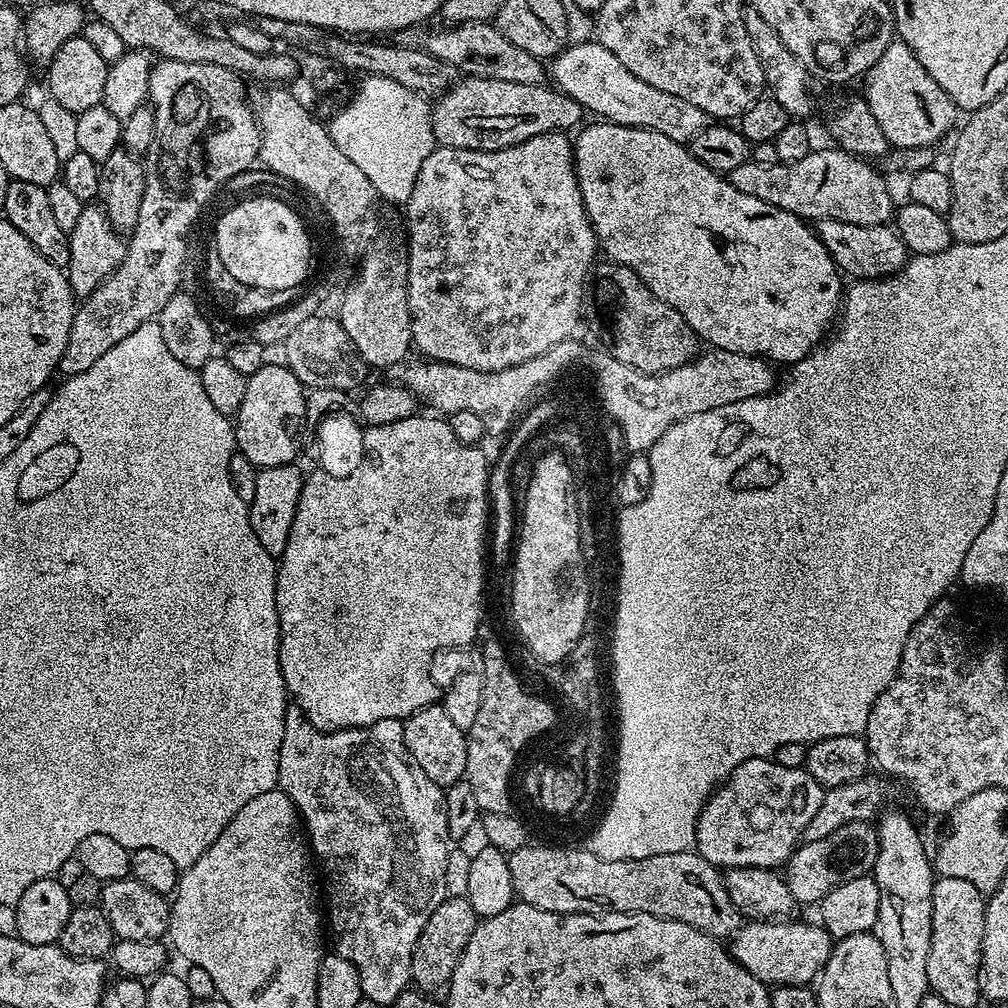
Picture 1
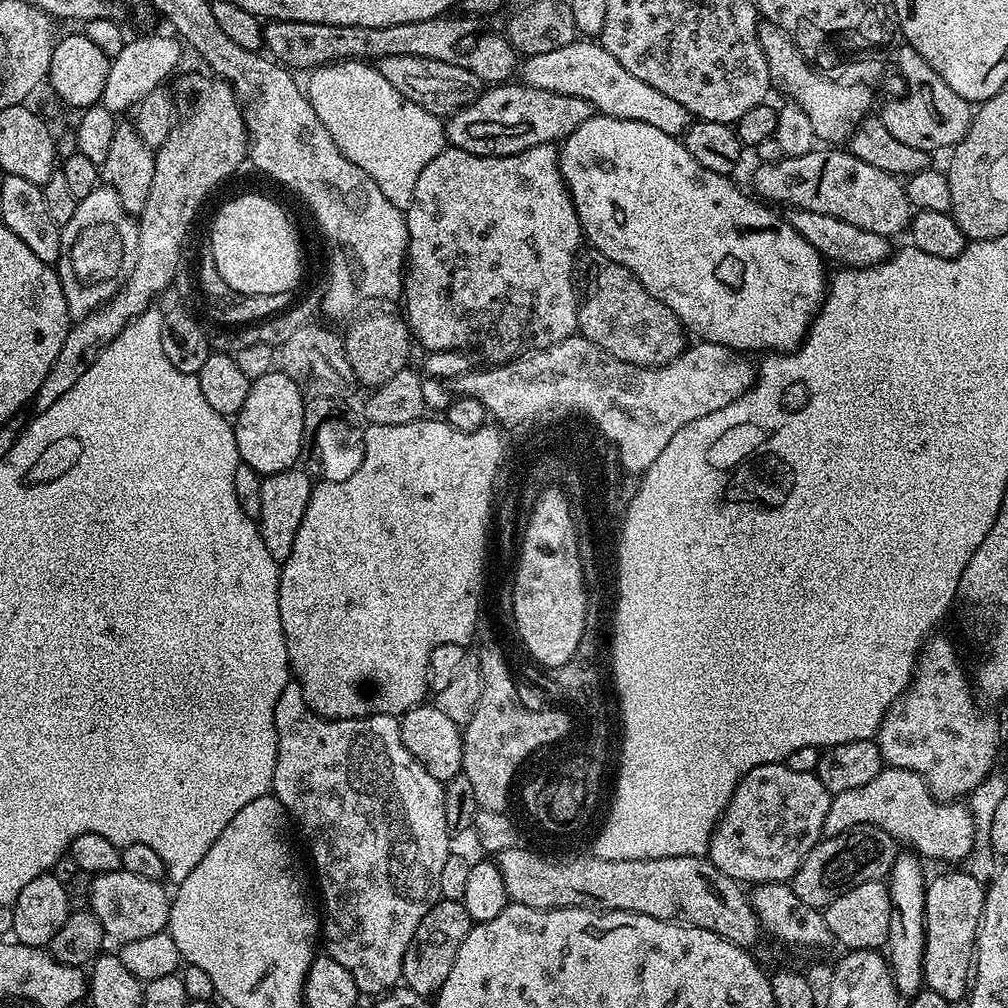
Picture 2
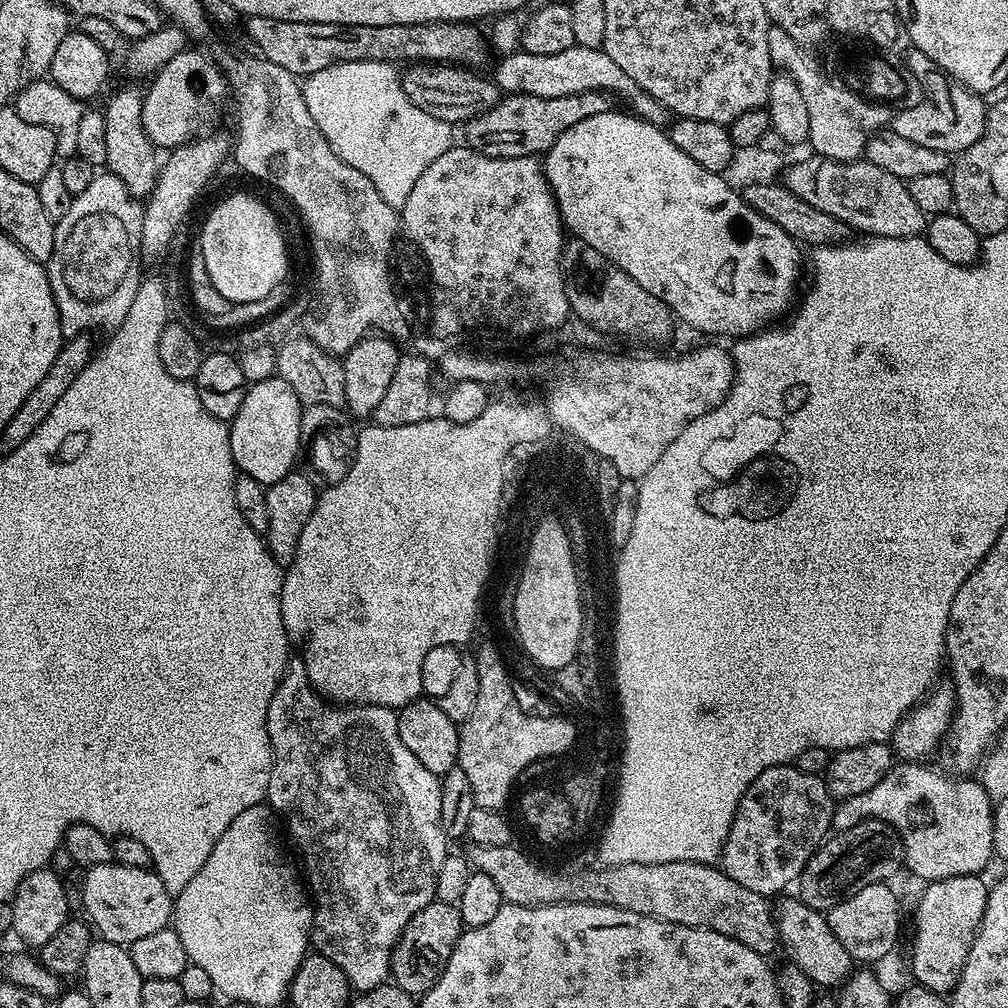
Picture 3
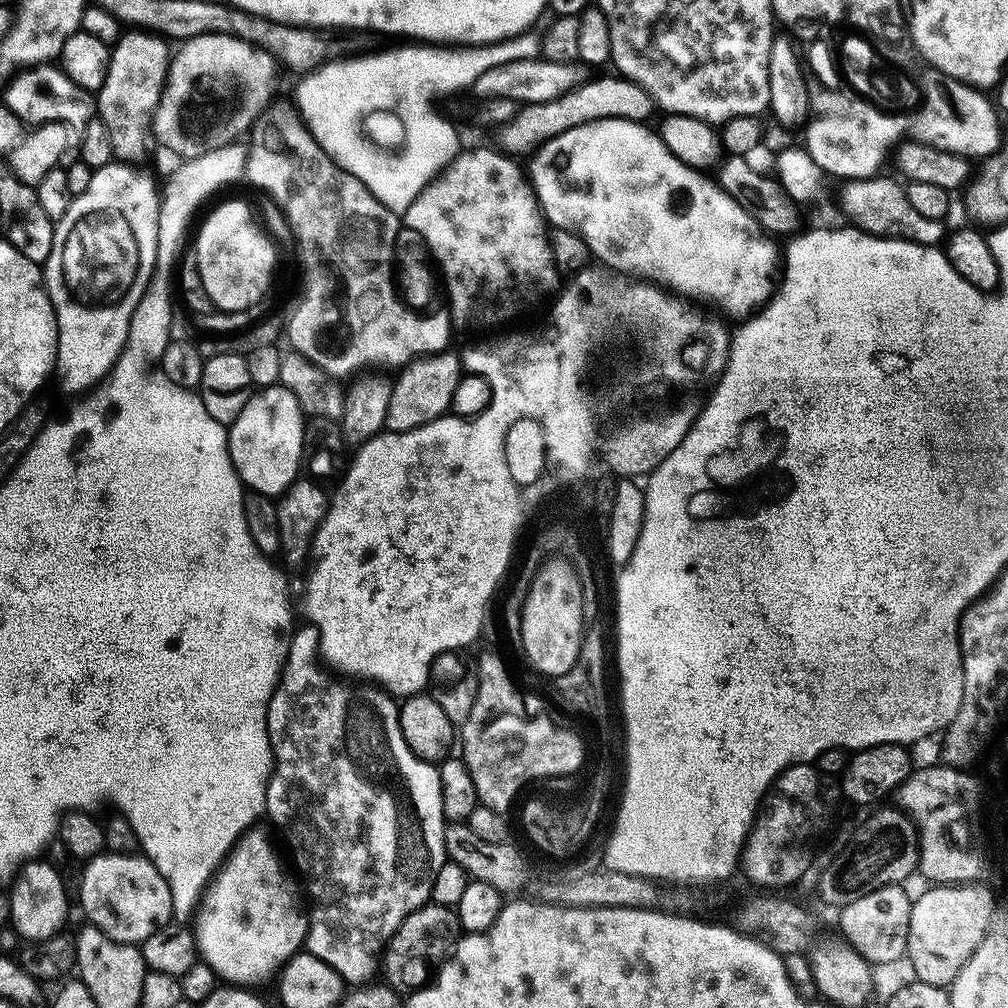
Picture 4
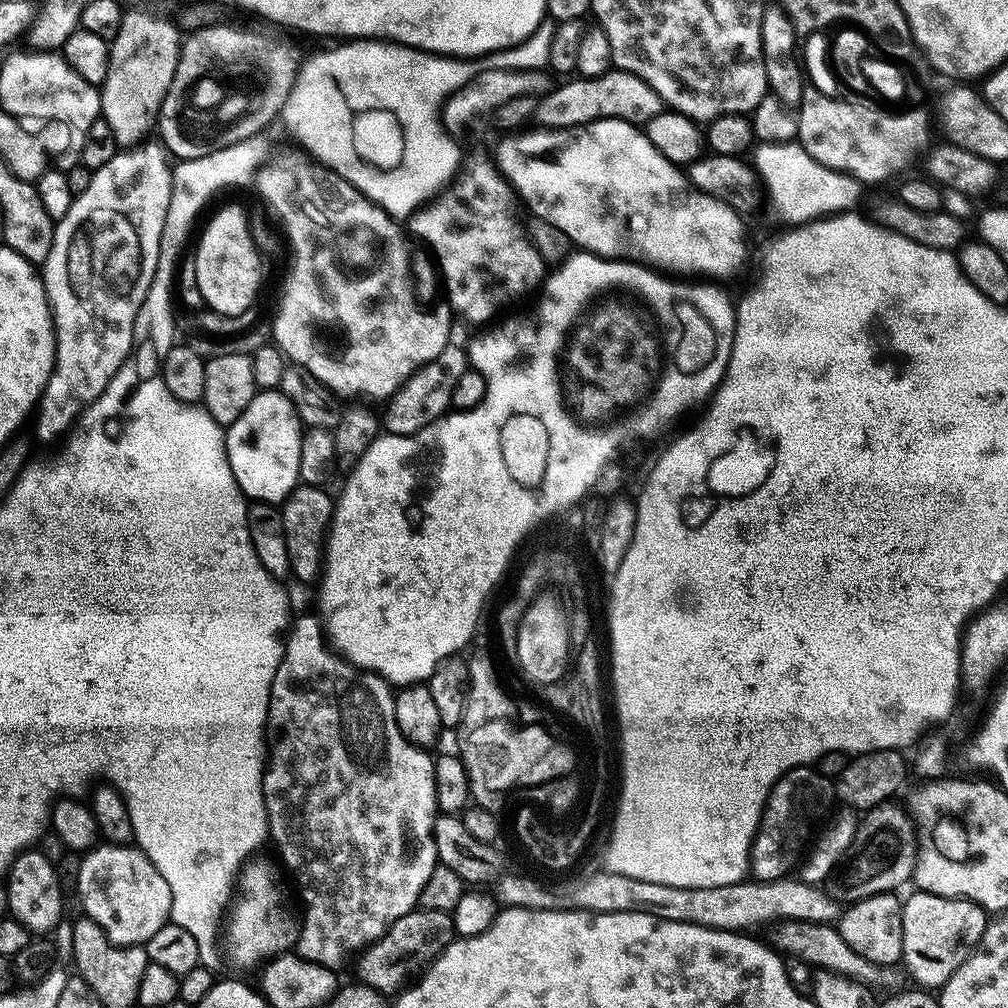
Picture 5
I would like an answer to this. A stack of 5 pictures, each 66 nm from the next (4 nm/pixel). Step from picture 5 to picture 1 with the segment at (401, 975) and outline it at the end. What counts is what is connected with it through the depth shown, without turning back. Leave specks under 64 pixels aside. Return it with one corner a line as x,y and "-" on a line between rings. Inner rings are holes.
445,896
444,901
430,914
430,922
422,930
416,943
412,959
412,984
421,993
436,994
452,979
454,970
466,950
466,942
470,942
470,934
474,934
478,917
474,906
470,906
467,896

